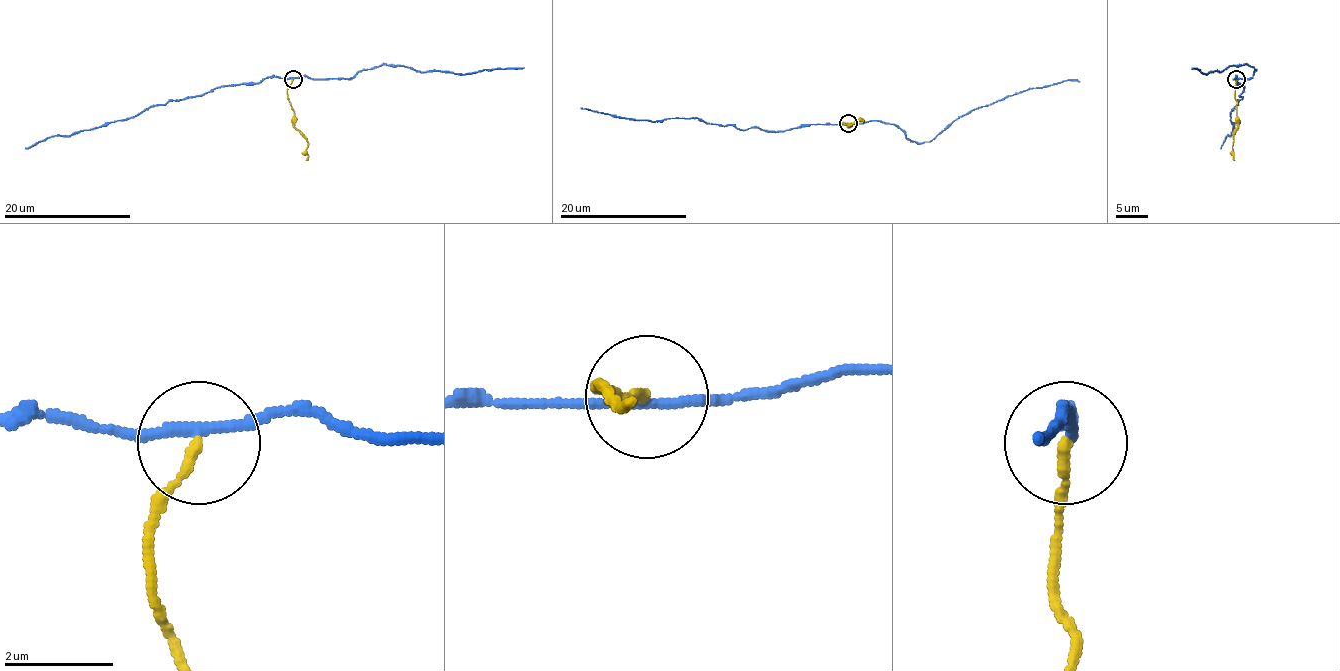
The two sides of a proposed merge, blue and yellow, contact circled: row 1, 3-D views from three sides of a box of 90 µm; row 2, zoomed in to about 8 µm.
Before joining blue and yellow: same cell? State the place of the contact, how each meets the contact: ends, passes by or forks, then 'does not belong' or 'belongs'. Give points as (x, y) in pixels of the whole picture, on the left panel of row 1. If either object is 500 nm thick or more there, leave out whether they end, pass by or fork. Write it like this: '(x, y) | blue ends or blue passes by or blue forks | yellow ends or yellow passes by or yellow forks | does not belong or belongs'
(293, 79) | blue passes by | yellow ends | does not belong

